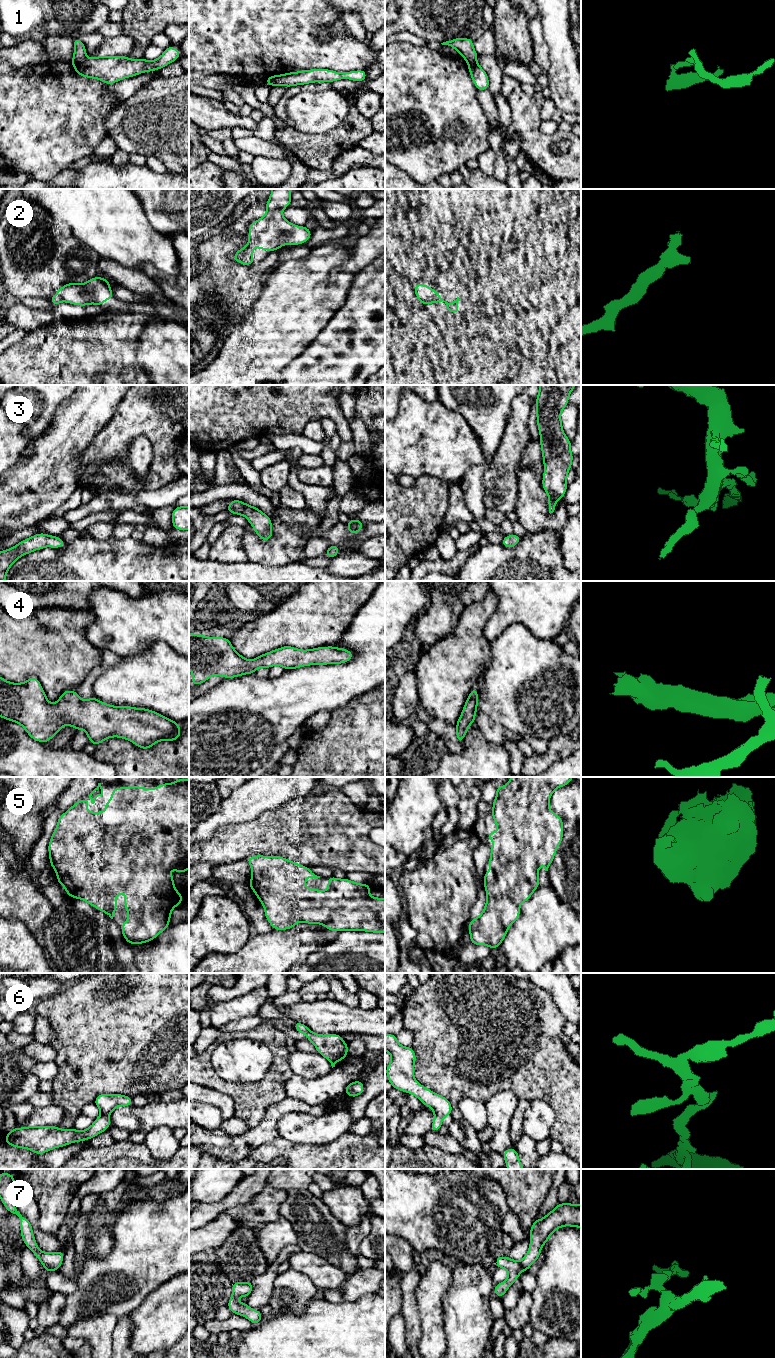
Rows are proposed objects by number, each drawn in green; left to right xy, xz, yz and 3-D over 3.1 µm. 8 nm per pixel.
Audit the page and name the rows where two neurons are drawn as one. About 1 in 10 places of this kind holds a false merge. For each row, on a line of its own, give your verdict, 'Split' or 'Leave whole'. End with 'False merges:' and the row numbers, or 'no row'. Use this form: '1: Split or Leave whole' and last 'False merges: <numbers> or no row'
1: Leave whole
2: Leave whole
3: Leave whole
4: Leave whole
5: Leave whole
6: Leave whole
7: Leave whole
False merges: no row

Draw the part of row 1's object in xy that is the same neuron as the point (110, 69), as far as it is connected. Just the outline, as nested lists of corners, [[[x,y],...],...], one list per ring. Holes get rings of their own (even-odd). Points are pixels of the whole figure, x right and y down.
[[[74,38],[73,42],[74,54],[70,64],[74,66],[74,71],[83,77],[99,79],[107,85],[143,72],[159,70],[181,56],[180,50],[173,48],[171,44],[159,58],[153,61],[144,58],[133,60],[120,55],[87,58],[83,42],[79,38]]]

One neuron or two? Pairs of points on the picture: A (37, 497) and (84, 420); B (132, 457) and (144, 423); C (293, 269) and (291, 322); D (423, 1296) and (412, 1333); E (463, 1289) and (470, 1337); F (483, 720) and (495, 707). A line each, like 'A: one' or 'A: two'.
A: one
B: two
C: one
D: two
E: one
F: two

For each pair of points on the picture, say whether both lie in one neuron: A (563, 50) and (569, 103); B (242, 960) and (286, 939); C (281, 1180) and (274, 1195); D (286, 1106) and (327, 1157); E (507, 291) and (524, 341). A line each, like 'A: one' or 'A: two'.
A: one
B: one
C: two
D: two
E: one

